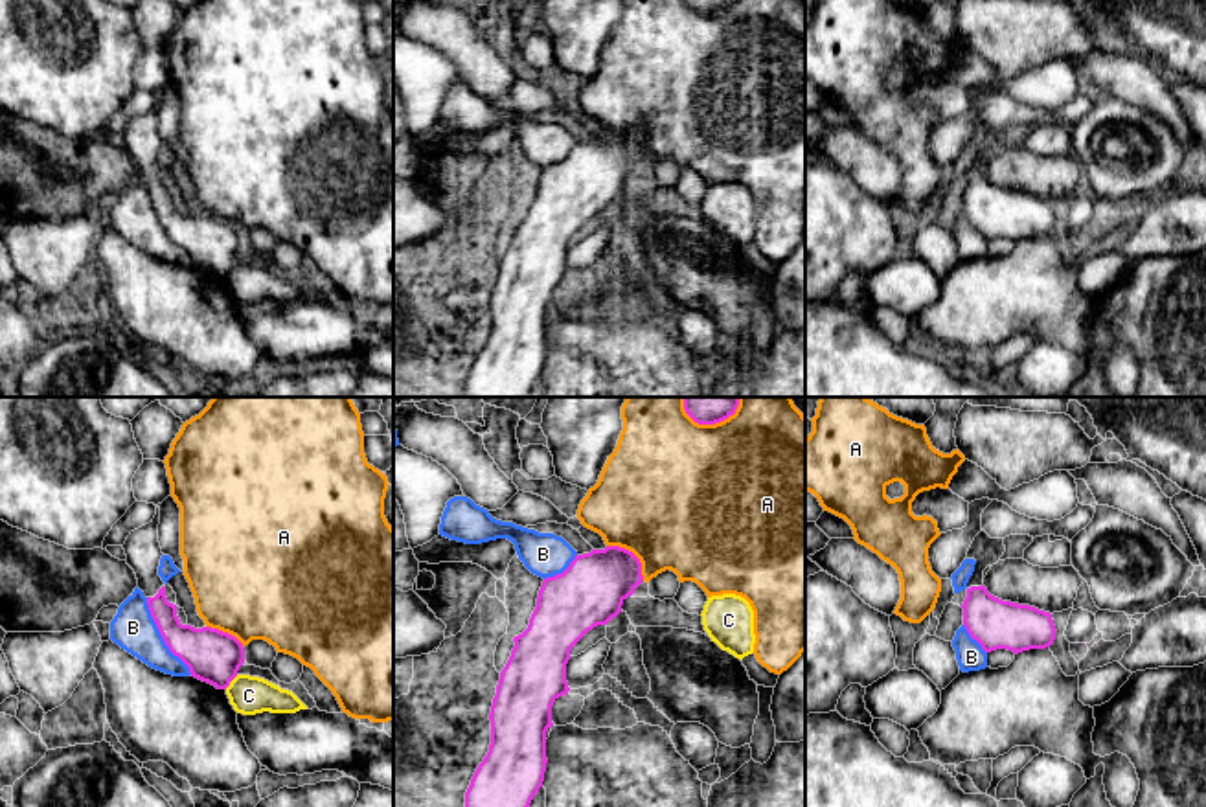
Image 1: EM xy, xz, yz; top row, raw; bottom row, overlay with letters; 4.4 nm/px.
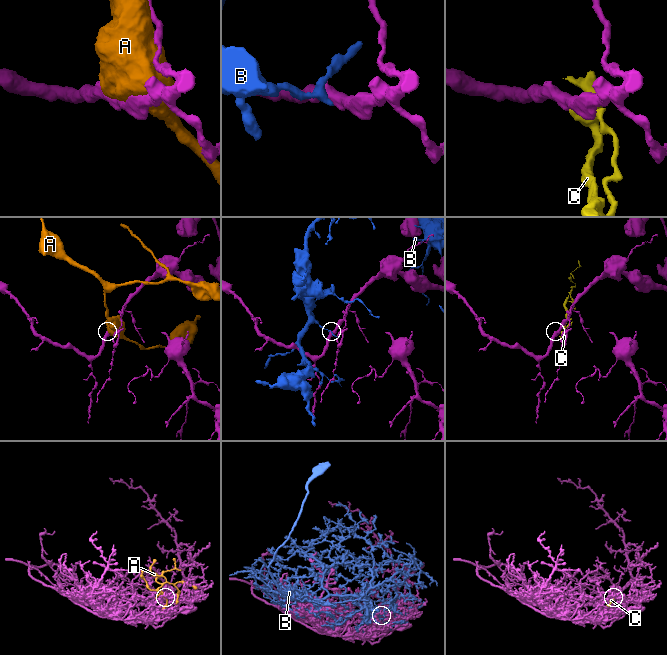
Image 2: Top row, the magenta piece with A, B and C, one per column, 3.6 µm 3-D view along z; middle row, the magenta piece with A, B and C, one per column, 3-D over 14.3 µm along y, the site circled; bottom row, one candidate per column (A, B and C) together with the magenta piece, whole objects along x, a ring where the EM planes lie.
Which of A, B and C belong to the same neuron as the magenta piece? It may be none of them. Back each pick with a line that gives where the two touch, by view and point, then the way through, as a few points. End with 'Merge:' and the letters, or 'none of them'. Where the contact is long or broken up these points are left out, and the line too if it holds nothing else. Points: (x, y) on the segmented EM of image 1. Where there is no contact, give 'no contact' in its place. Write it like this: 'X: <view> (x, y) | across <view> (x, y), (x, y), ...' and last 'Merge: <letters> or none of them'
Merge: none of them

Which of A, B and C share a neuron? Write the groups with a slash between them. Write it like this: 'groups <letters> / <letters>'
groups A / B / C

